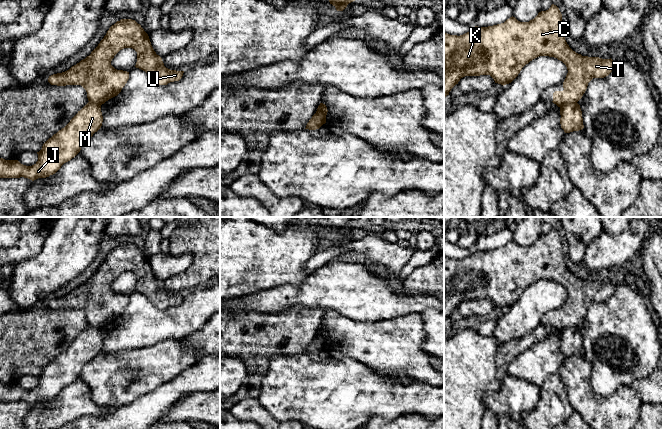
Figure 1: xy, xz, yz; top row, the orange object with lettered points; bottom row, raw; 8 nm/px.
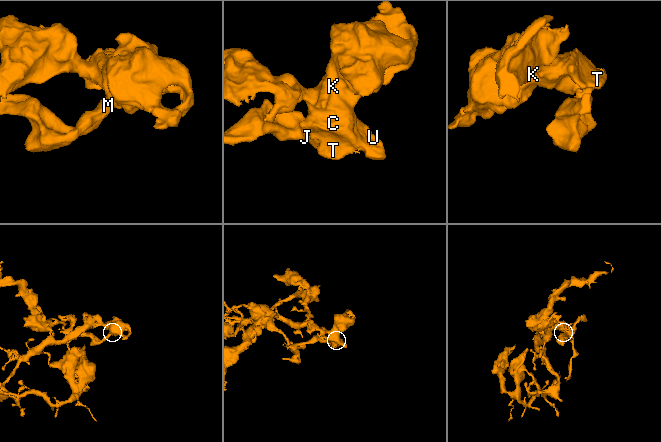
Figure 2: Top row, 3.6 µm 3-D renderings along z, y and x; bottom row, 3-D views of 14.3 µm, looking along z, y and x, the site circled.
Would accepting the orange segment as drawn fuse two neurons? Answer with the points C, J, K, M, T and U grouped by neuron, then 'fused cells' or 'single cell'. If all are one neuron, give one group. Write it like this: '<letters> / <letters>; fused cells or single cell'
C K T U / J M; fused cells

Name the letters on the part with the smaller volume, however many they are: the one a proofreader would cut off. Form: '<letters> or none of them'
J, M

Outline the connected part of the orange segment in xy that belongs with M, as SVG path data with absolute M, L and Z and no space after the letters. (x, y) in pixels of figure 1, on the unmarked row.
M88 326L70 346L51 362L49 362L37 376L38 385L32 390L21 388L18 384L5 384L0 382L0 402L28 402L32 405L46 402L55 398L61 390L74 382L81 374L83 367L97 356L103 346L101 329Z

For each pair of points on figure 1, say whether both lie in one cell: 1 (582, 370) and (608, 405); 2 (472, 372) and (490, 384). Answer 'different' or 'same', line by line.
1: same
2: same

